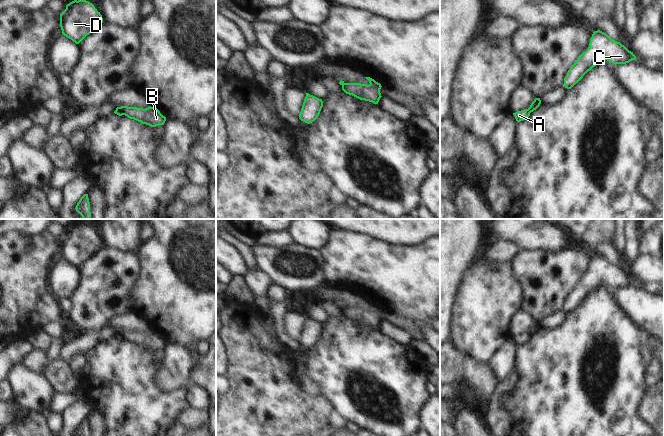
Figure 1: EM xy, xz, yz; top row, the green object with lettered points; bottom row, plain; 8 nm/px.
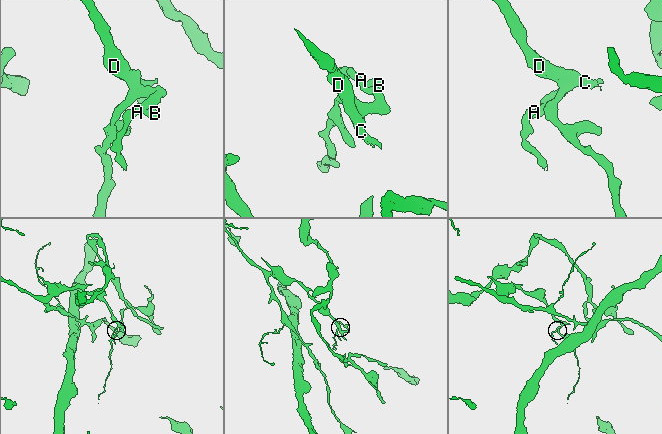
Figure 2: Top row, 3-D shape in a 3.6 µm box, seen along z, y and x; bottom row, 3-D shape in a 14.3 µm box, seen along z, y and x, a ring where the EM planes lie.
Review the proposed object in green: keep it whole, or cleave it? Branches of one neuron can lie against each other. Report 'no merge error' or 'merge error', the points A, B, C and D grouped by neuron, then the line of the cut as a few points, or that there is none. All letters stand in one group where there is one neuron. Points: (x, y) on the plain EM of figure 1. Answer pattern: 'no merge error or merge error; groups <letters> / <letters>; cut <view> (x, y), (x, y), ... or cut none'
merge error; groups A / B C D; cut yz (528, 332), (530, 336)

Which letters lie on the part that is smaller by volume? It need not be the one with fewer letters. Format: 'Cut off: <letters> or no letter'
Cut off: A.

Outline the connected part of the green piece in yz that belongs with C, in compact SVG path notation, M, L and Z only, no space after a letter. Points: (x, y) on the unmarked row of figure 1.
M594 255L588 273L583 276L568 294L563 311L571 313L583 300L601 284L614 289L626 288L635 284L636 280L620 266L614 265L606 257Z

